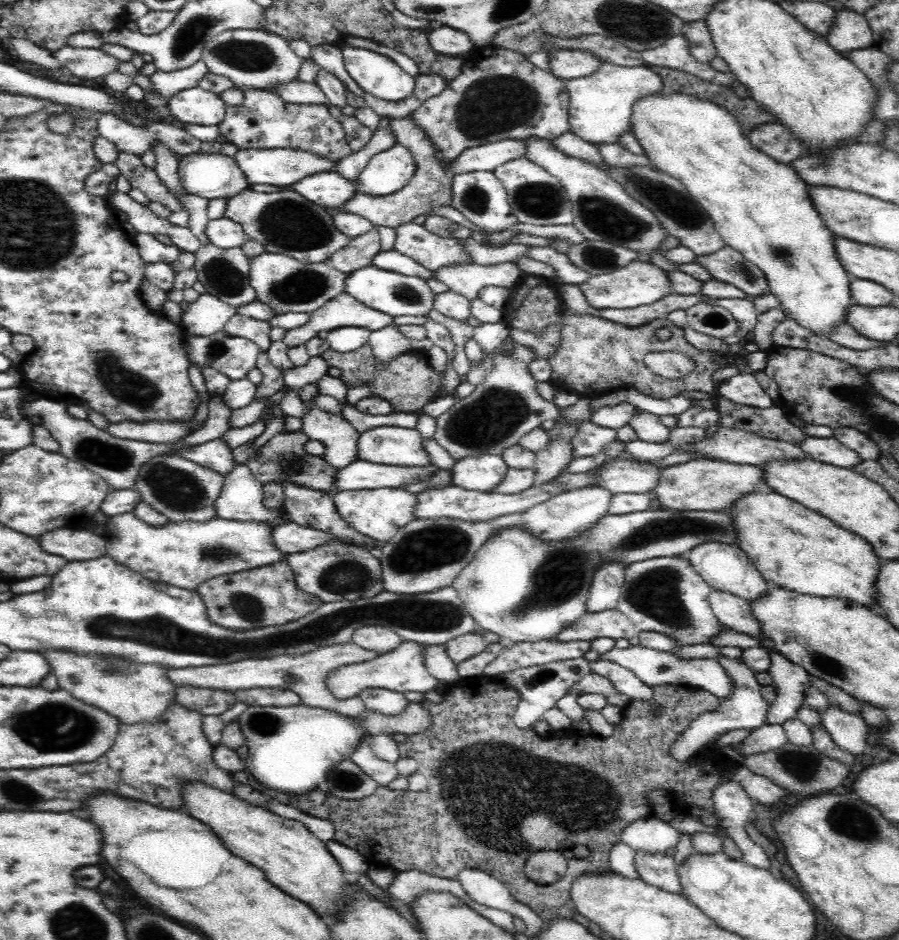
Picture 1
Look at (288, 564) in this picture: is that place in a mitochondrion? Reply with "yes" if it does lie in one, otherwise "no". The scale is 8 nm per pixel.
no

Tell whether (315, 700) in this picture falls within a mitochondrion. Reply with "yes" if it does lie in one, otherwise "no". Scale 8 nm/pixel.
no

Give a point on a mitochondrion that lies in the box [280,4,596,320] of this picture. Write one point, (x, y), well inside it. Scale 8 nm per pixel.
(490, 106)

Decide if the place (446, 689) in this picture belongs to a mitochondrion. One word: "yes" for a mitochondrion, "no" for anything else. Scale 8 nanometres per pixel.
no

